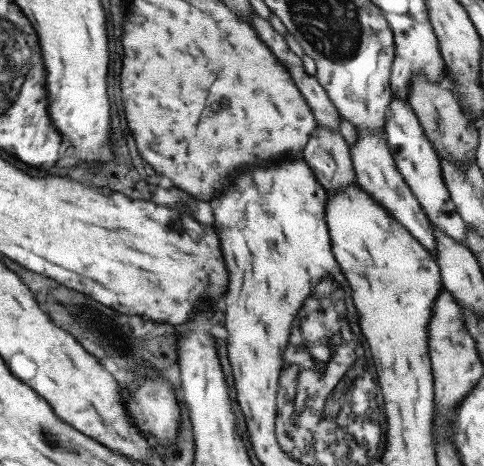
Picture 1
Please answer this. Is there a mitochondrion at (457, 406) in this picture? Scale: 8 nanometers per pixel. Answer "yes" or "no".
no

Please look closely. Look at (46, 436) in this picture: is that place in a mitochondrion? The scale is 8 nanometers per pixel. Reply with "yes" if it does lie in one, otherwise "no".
yes

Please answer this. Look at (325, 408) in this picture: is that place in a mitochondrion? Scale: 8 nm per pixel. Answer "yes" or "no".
yes

